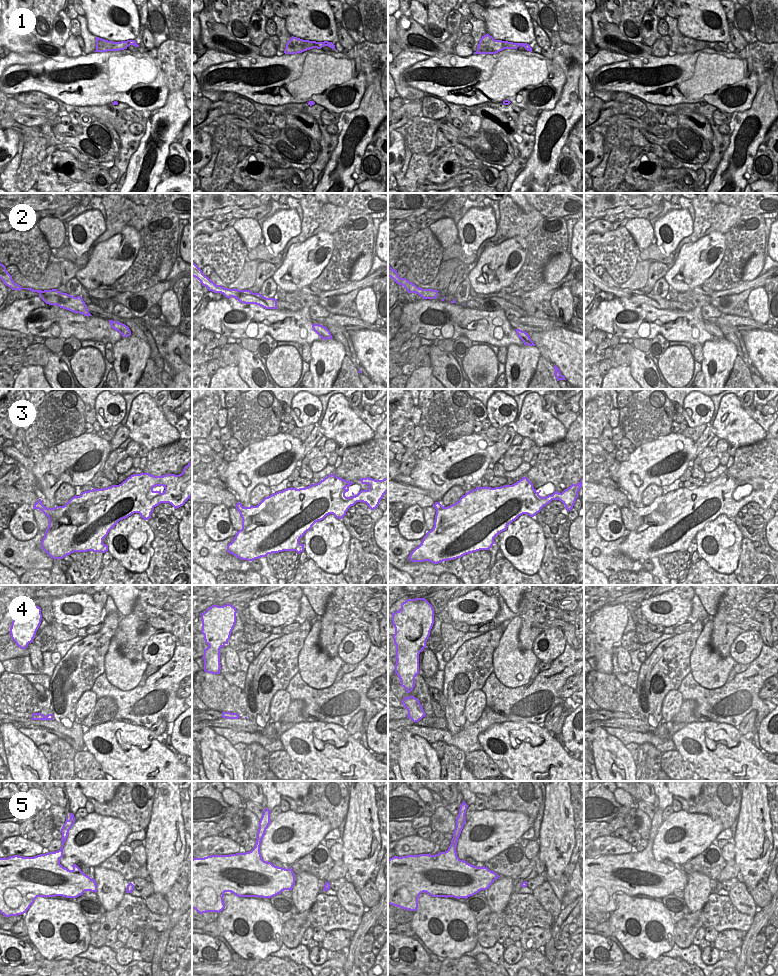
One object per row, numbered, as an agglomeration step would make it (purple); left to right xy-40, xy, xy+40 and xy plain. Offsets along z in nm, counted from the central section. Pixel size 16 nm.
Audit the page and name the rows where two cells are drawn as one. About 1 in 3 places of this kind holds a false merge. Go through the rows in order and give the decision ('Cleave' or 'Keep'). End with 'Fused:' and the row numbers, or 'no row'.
1: Cleave
2: Keep
3: Keep
4: Keep
5: Keep
Fused: 1

